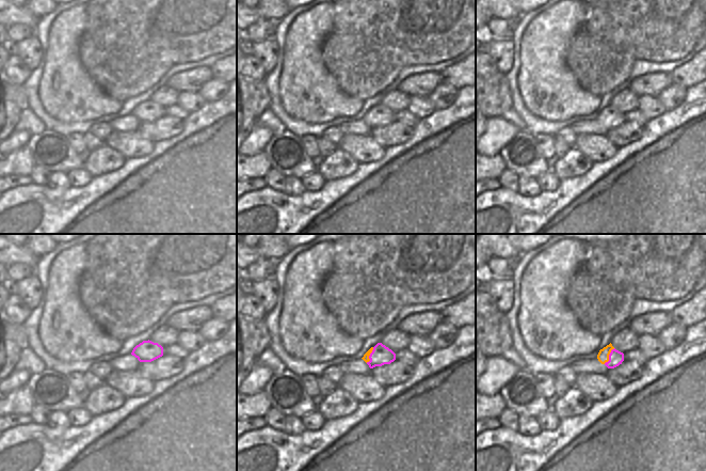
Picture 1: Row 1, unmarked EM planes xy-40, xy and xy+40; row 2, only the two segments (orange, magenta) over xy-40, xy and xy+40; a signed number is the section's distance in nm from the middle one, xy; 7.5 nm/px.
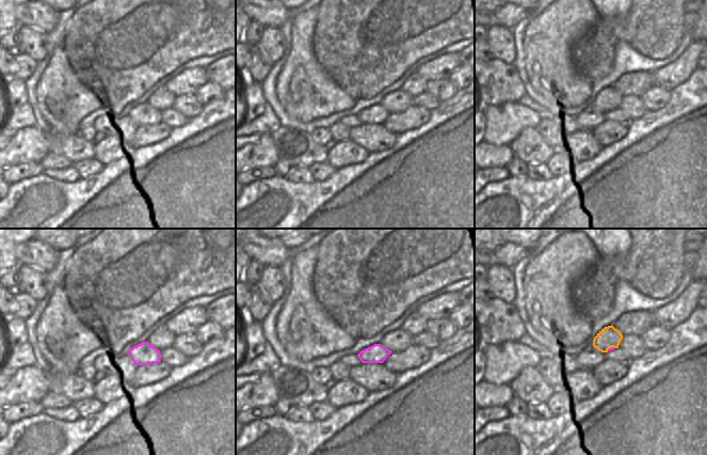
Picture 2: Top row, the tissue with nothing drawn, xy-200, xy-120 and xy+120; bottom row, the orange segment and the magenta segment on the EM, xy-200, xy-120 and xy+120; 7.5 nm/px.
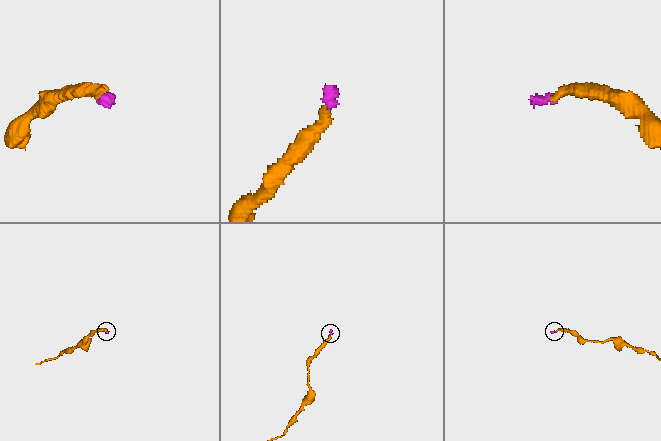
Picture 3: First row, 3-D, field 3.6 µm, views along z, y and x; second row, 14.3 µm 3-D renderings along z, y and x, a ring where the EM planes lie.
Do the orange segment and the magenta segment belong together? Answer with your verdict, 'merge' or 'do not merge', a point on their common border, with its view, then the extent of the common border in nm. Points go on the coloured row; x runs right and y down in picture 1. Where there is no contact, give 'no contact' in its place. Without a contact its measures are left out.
do not merge; meets orange in xy+40 at (608, 356); contact 150 nm long

